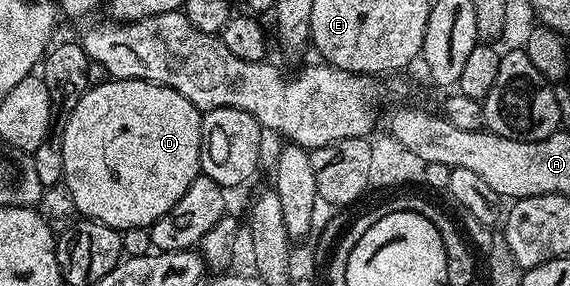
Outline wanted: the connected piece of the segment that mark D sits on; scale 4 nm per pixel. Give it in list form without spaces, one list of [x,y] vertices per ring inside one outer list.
[[[115,78],[105,79],[105,84],[89,87],[84,96],[74,106],[70,118],[62,125],[62,131],[59,133],[60,145],[62,146],[62,166],[64,167],[63,185],[68,188],[73,196],[74,206],[77,207],[79,215],[89,220],[97,220],[106,226],[117,230],[125,228],[146,228],[151,229],[162,214],[166,214],[190,190],[190,182],[194,182],[196,176],[201,175],[200,171],[200,143],[202,142],[202,126],[200,118],[201,109],[196,108],[178,90],[170,90],[161,84],[155,84],[149,80],[117,80]]]

